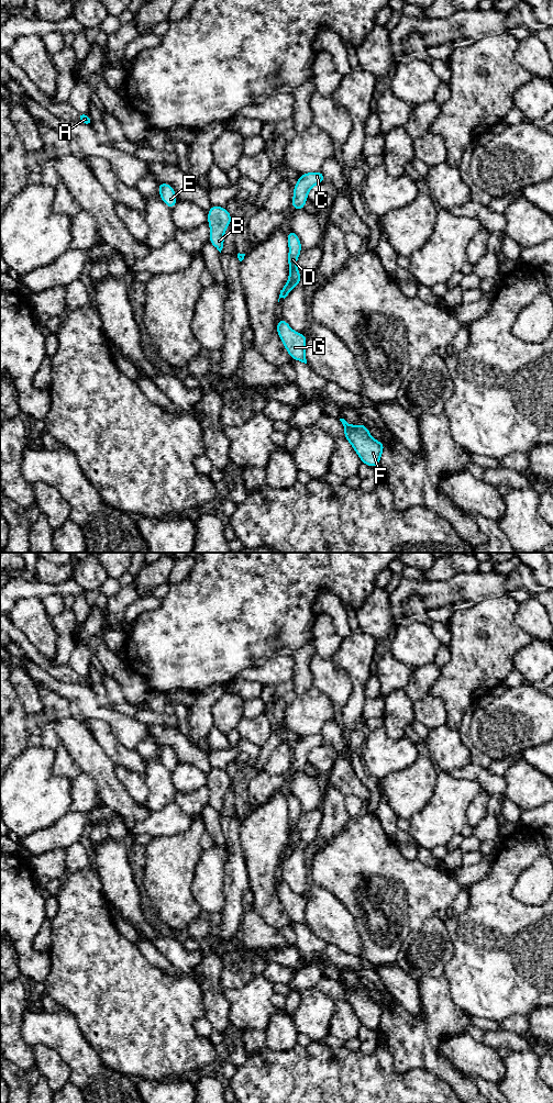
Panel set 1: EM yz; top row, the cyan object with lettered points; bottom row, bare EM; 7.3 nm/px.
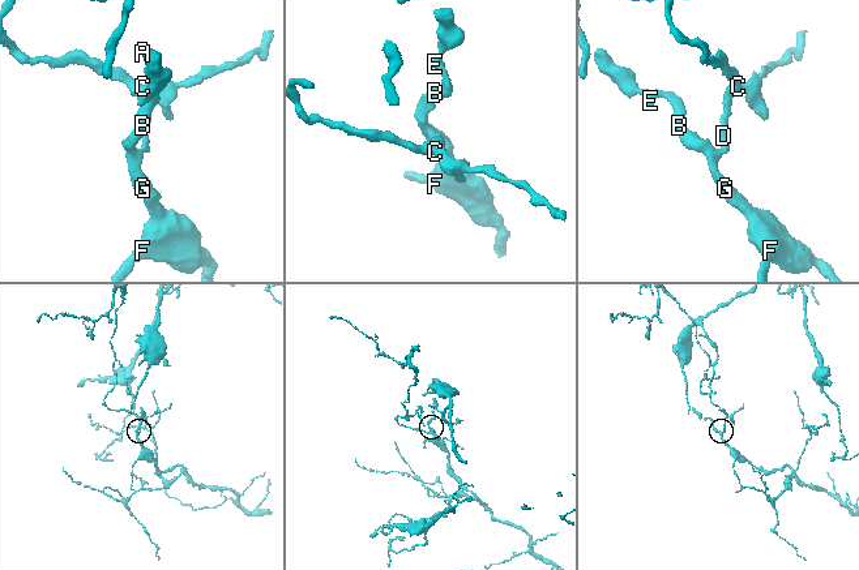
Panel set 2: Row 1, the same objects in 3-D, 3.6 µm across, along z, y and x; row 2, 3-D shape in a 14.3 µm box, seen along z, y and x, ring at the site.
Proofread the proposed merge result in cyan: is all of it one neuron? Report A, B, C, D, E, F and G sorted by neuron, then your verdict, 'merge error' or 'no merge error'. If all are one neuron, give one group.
groups A B E F G / C D; merge error

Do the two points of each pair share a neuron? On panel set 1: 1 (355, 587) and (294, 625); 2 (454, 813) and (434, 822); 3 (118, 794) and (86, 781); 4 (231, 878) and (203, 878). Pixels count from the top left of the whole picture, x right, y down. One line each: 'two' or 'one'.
1: one
2: one
3: two
4: two

